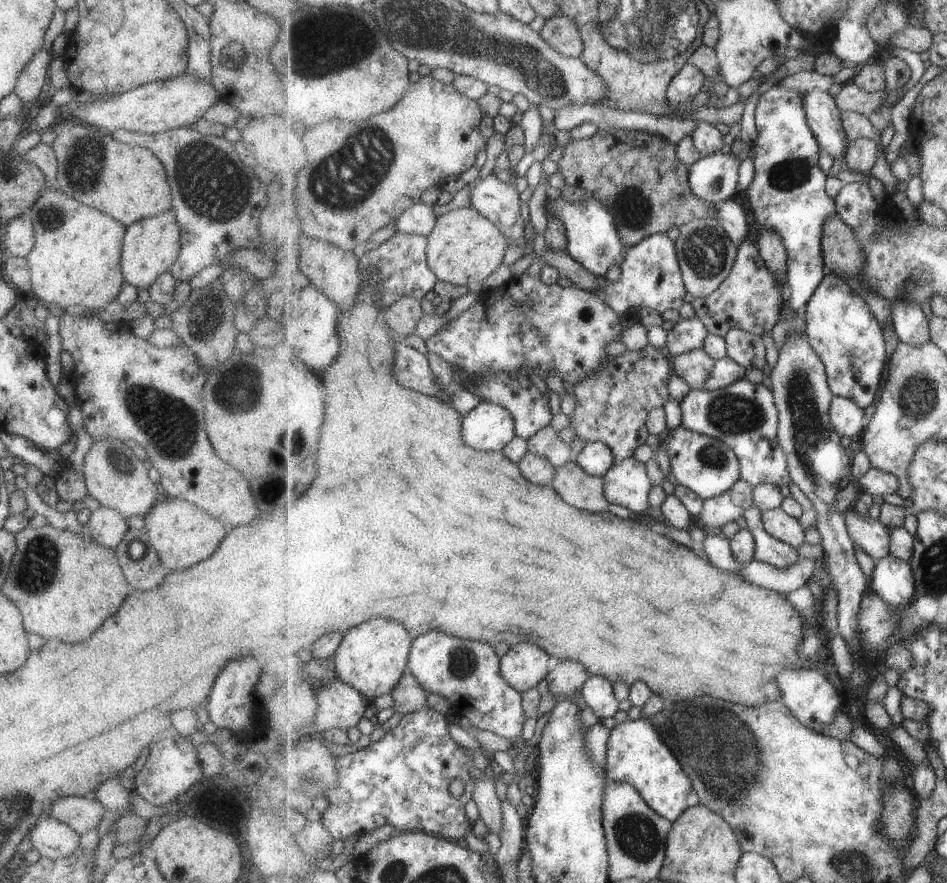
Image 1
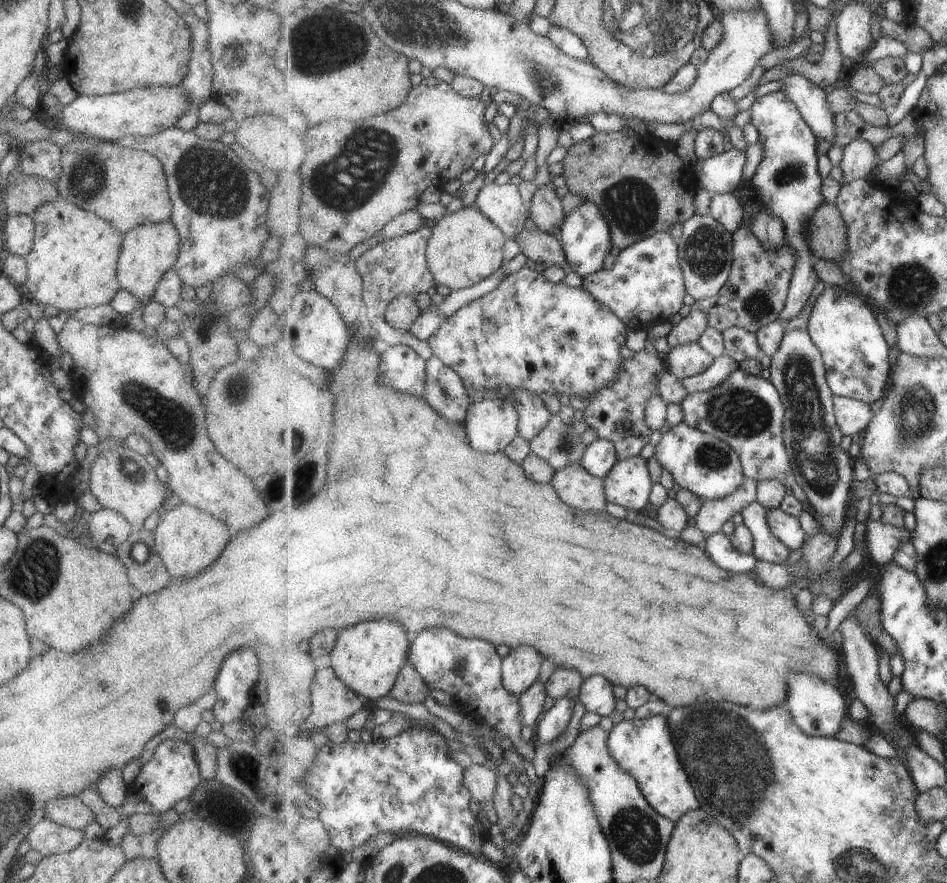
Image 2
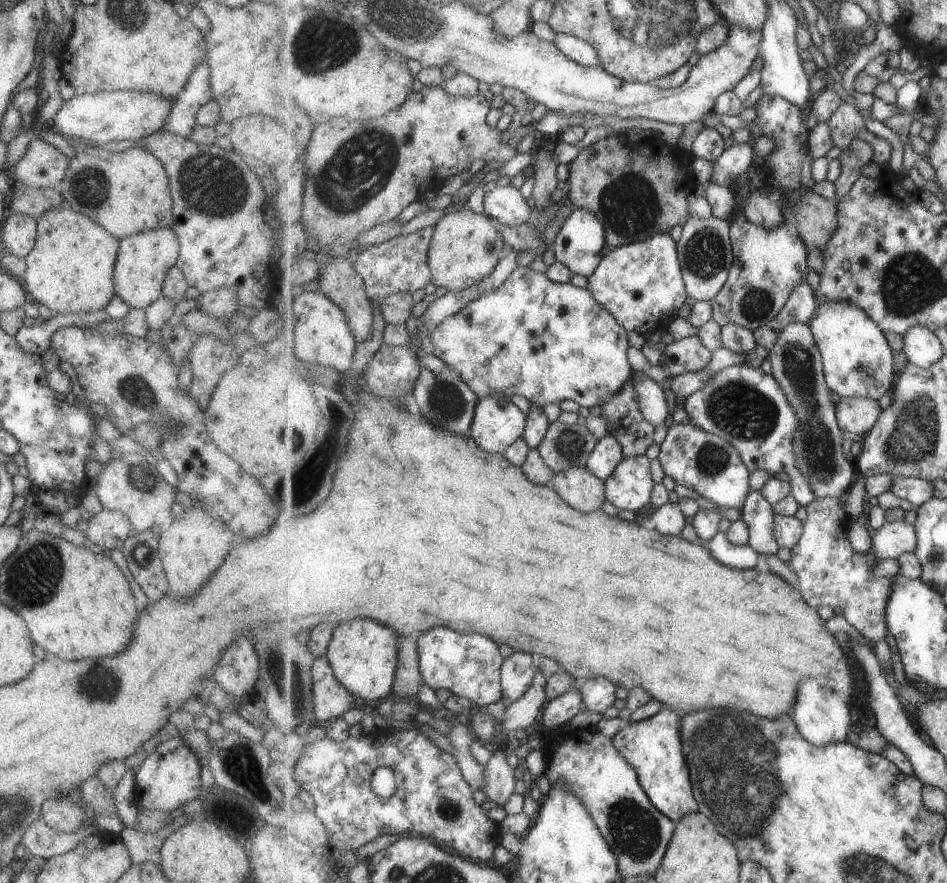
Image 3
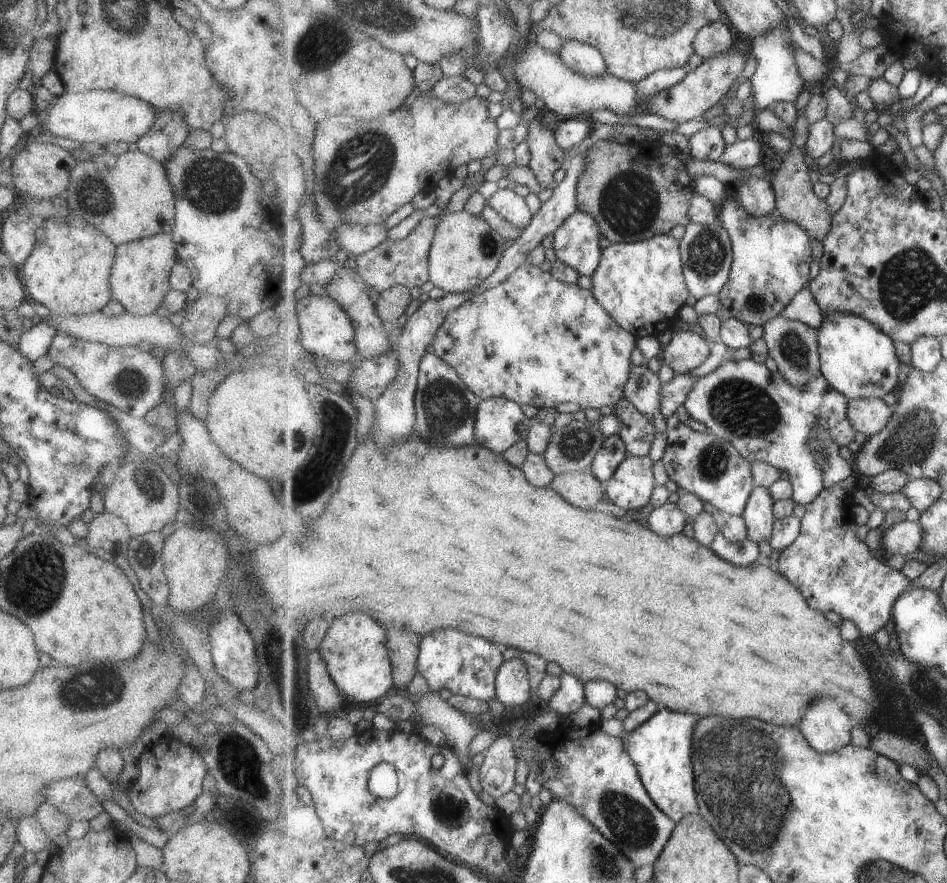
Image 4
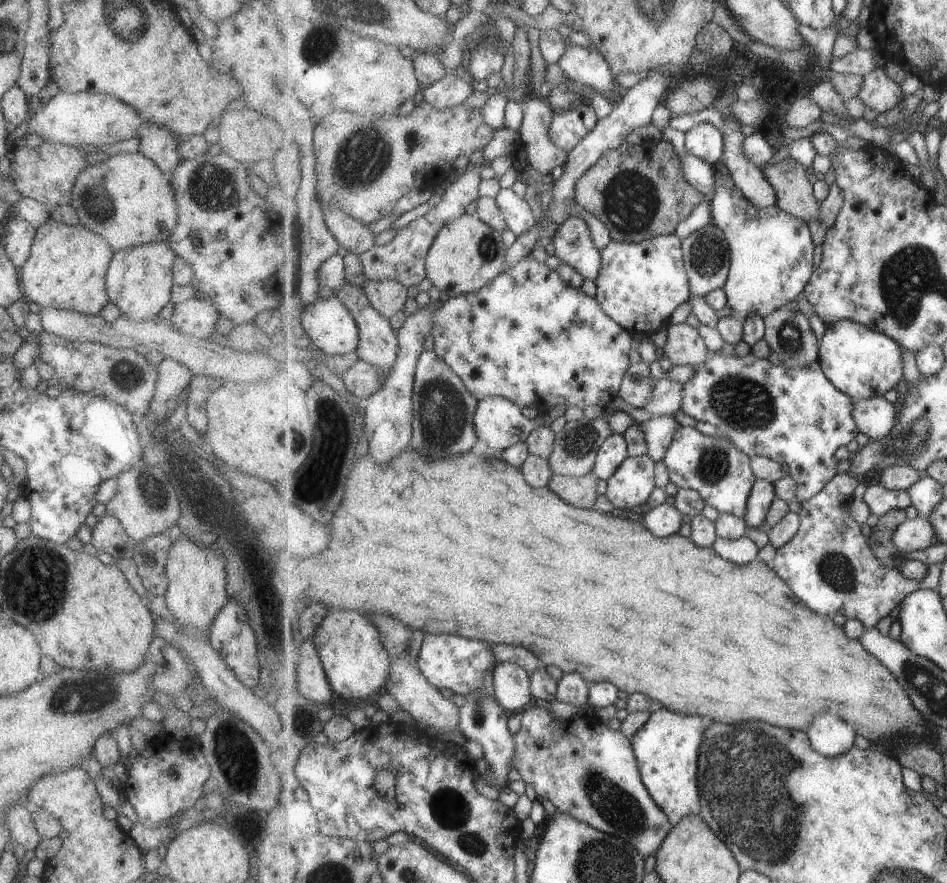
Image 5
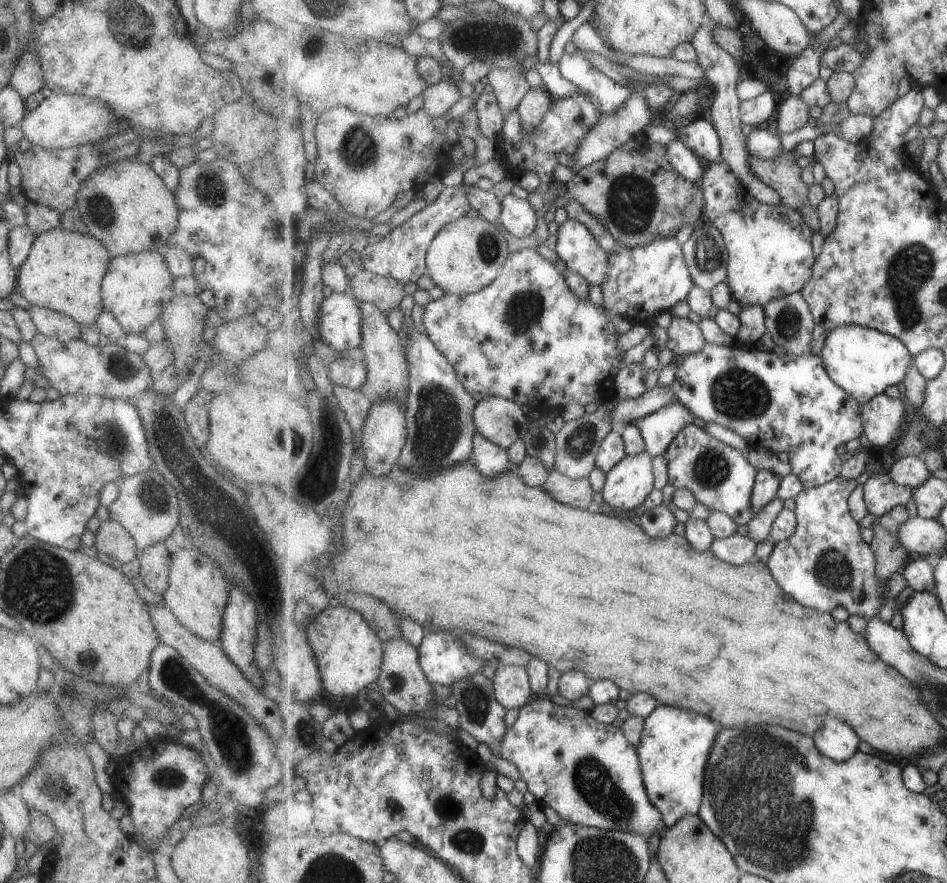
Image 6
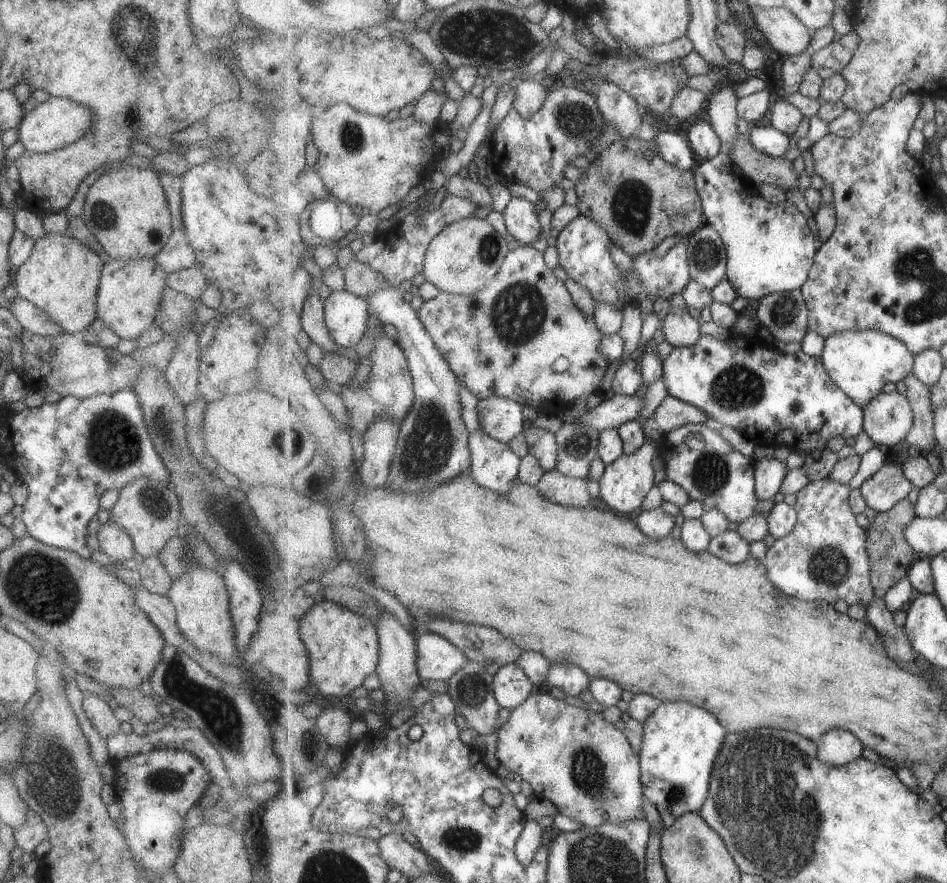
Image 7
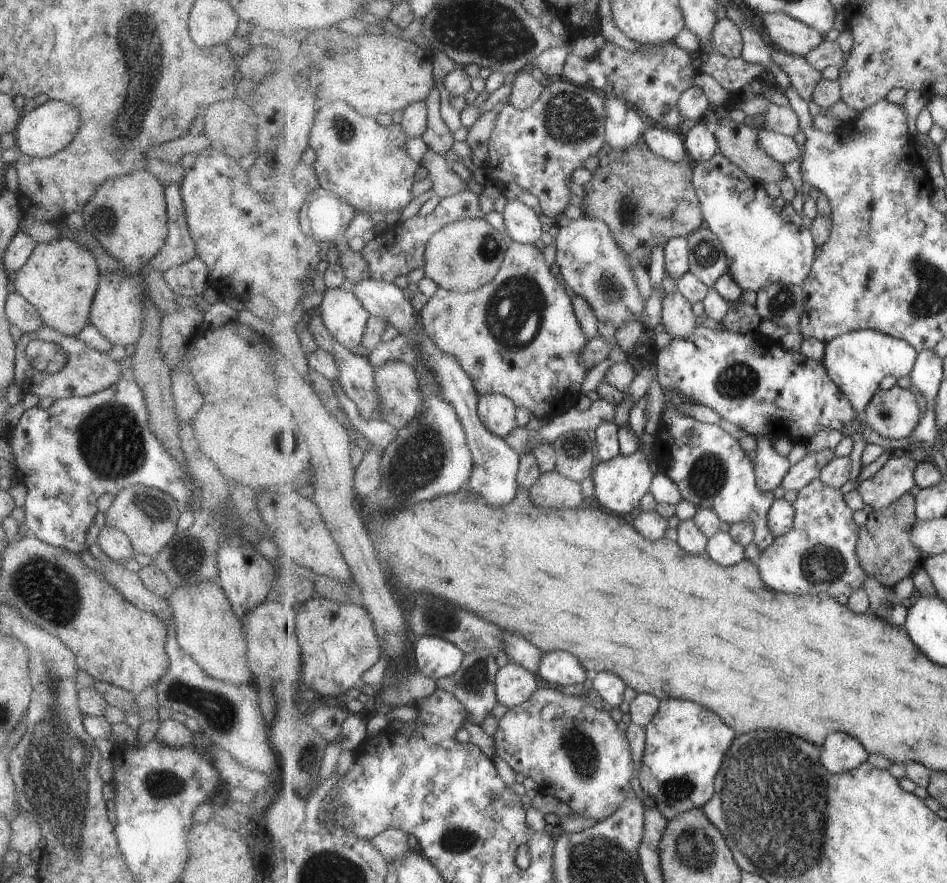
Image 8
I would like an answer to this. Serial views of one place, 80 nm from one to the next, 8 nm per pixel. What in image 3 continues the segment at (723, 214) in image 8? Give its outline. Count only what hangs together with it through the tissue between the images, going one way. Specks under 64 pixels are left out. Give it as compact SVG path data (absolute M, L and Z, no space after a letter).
M743 212L735 213L731 218L730 235L734 261L723 290L710 300L714 308L712 319L721 326L735 323L757 331L783 310L795 287L810 271L808 260L811 250L788 223L771 231L753 224Z

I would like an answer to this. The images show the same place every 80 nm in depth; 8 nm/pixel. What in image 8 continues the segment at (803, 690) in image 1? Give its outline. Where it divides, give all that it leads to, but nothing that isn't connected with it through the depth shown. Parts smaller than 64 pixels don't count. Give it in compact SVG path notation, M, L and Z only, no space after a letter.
M833 732L821 748L821 758L831 773L842 773L860 767L869 758L869 754L851 734Z

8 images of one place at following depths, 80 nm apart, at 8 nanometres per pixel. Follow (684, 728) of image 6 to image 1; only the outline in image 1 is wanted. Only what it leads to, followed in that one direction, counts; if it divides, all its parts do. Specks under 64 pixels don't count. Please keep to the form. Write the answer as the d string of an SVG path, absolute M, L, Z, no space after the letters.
M649 719L627 720L617 724L612 730L607 754L606 764L610 776L620 783L635 785L647 804L672 823L679 820L687 808L700 803L693 781Z

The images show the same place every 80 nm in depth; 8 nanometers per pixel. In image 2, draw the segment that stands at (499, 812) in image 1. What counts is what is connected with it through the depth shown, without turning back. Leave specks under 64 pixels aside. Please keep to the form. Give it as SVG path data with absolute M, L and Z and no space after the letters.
M471 764L471 766L466 769L466 774L464 776L463 784L472 792L472 795L474 796L474 800L482 804L483 814L487 814L487 816L489 816L489 818L493 818L493 816L497 816L498 817L498 820L493 820L493 822L499 822L499 816L498 816L498 812L497 812L497 807L496 807L496 804L495 804L495 801L494 801L494 798L495 798L495 795L496 795L496 790L497 790L497 787L498 787L498 779L497 779L497 774L495 774L495 770L489 770L489 768L485 768L485 766L483 766L483 765Z

